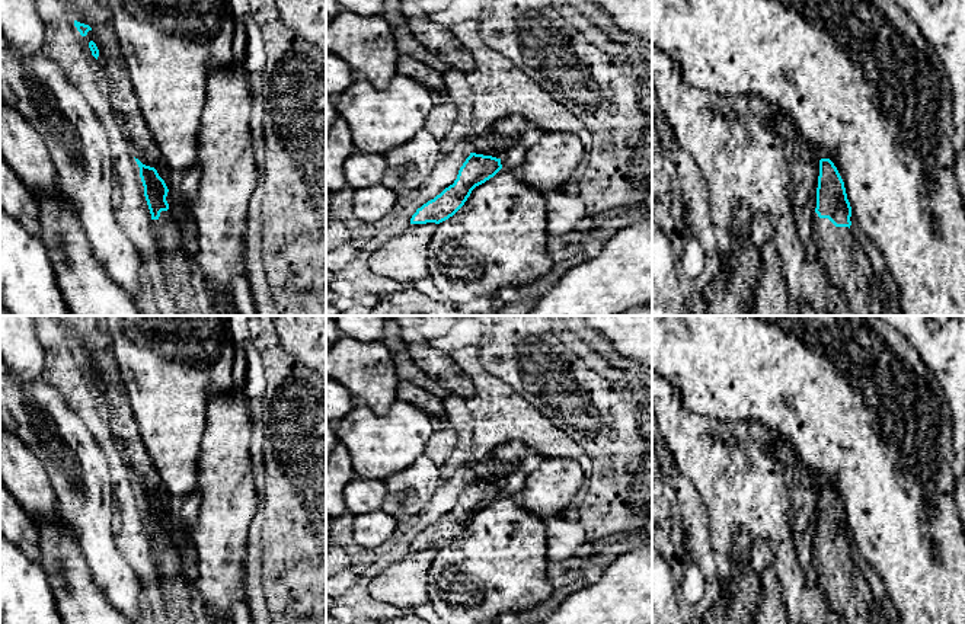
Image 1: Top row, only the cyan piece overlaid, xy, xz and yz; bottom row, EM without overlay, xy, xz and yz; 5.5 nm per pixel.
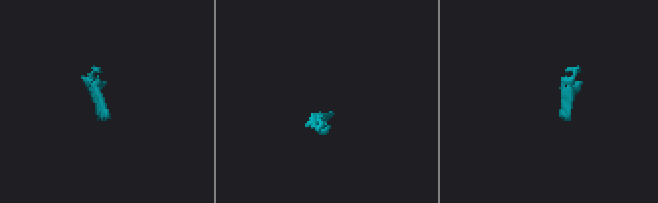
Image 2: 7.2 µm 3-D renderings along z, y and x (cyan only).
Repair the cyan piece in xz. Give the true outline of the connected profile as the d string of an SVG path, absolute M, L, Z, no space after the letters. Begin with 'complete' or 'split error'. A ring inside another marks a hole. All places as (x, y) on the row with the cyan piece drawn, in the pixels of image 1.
complete; M470 153L454 183L418 208L410 224L440 224L448 220L464 205L476 186L493 177L501 169L501 159Z

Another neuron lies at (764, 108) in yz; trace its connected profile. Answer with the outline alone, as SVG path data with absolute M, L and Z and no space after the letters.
M751 97L750 106L757 118L764 119L783 140L792 176L792 208L795 224L802 243L812 249L814 217L817 208L817 188L819 157L811 150L786 115L761 97Z

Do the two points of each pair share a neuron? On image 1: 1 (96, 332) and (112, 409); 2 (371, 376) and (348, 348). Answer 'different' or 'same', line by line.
1: same
2: same

